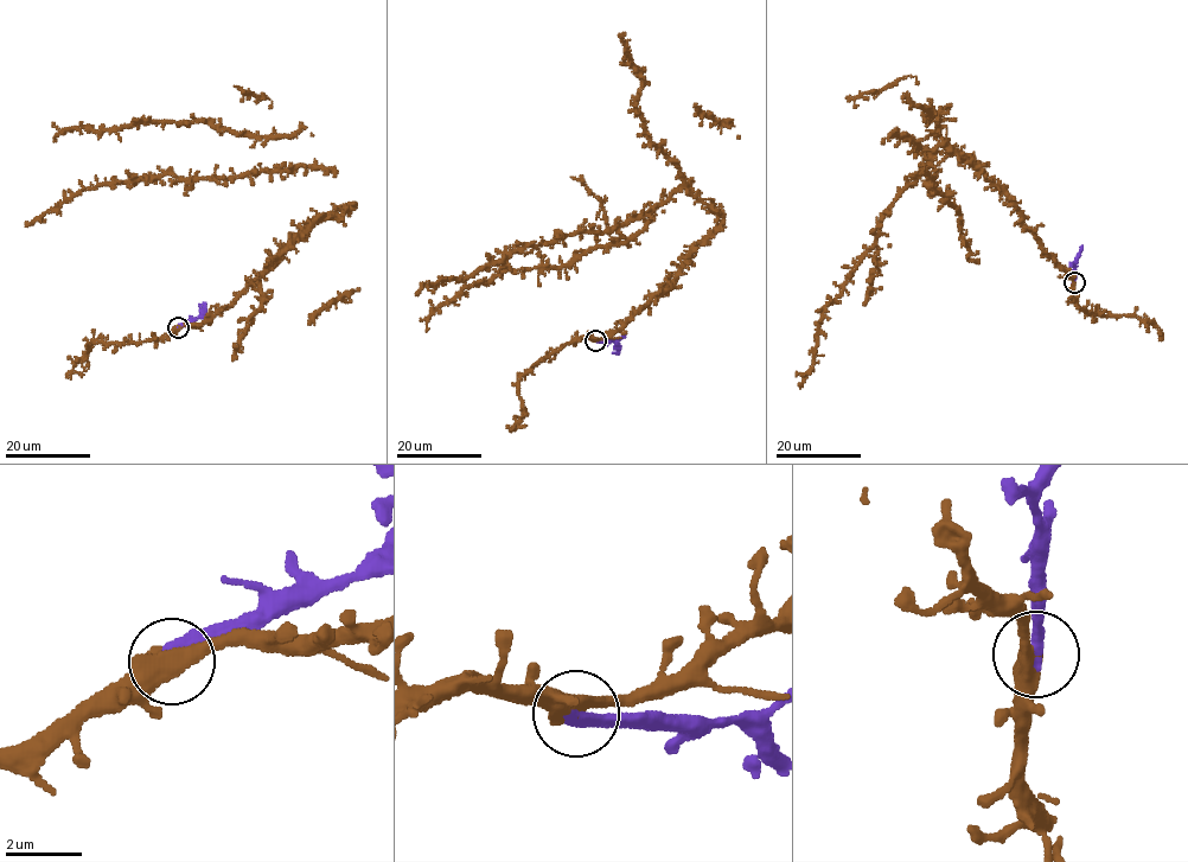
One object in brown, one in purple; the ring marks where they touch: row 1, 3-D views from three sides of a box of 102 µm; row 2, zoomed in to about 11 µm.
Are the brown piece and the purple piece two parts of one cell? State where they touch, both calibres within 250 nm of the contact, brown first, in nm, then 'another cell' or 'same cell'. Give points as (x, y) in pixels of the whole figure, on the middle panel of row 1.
at (595, 340); 480 nm thick on the brown side, 420 nm on the other; another cell

